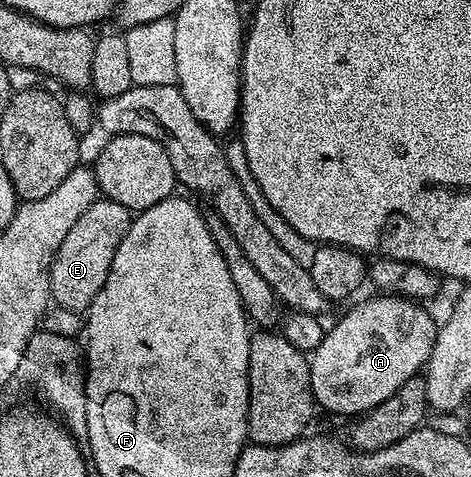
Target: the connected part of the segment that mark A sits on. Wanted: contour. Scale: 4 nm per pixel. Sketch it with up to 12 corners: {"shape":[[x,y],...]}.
{"shape":[[408,297],[349,309],[309,357],[314,402],[353,417],[429,364]]}

